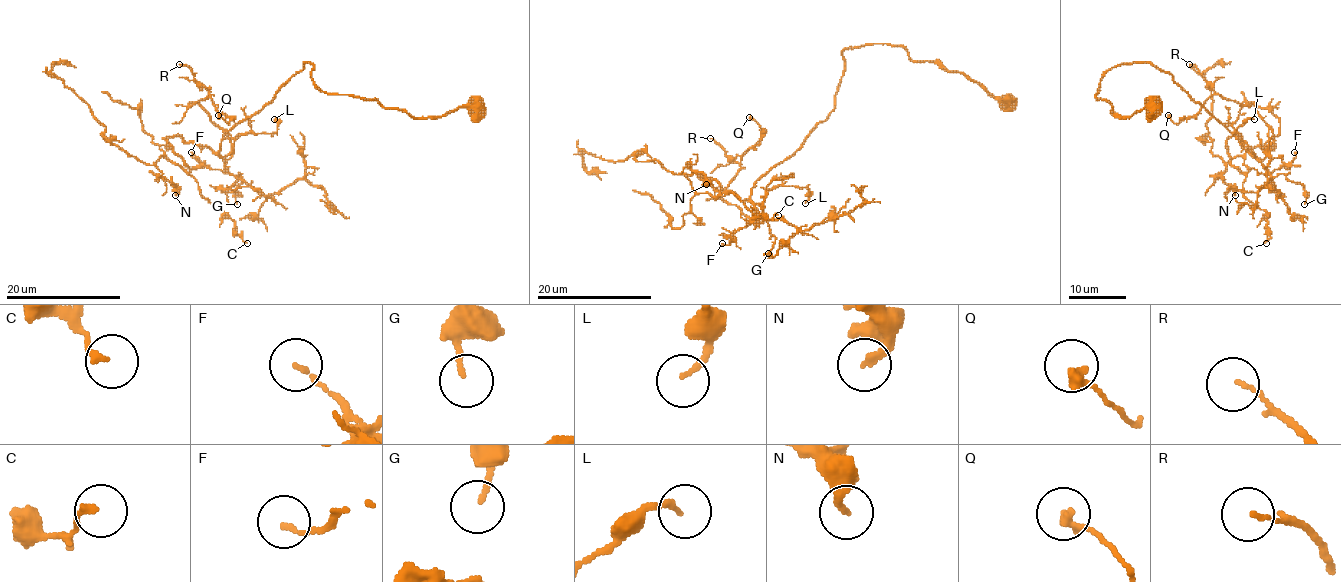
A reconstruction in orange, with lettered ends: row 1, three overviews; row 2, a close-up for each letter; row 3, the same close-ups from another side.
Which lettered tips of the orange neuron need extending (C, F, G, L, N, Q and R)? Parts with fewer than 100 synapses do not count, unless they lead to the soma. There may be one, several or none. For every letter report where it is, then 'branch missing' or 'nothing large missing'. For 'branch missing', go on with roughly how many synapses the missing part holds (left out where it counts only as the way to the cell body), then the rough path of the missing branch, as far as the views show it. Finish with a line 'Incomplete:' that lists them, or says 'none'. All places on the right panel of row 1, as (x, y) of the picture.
C: (1266, 243) | nothing large missing
F: (1294, 152) | nothing large missing
G: (1304, 204) | nothing large missing
L: (1254, 119) | nothing large missing
N: (1235, 195) | nothing large missing
Q: (1168, 115) | nothing large missing
R: (1189, 64) | nothing large missing
Incomplete: none

